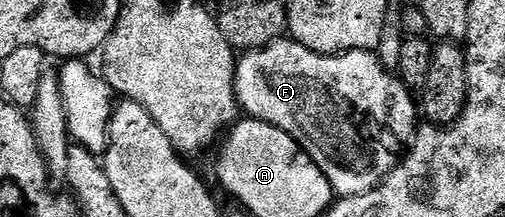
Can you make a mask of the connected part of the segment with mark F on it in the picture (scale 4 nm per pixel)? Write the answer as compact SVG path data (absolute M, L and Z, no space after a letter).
M281 39L271 41L265 49L254 49L245 52L236 62L236 100L239 108L243 112L245 109L248 112L245 114L249 118L277 125L279 129L286 131L286 135L293 137L304 148L306 155L310 155L310 159L314 159L314 163L318 163L322 175L326 175L332 192L337 198L353 197L354 195L362 195L366 191L370 191L375 185L380 184L385 177L388 177L390 171L394 171L396 165L400 164L400 158L408 146L411 145L412 138L416 136L418 128L418 120L416 121L418 105L417 102L416 105L412 102L412 93L413 90L405 85L399 76L393 75L384 68L375 52L367 49L355 49L349 53L315 53L306 47L302 47L294 40Z

